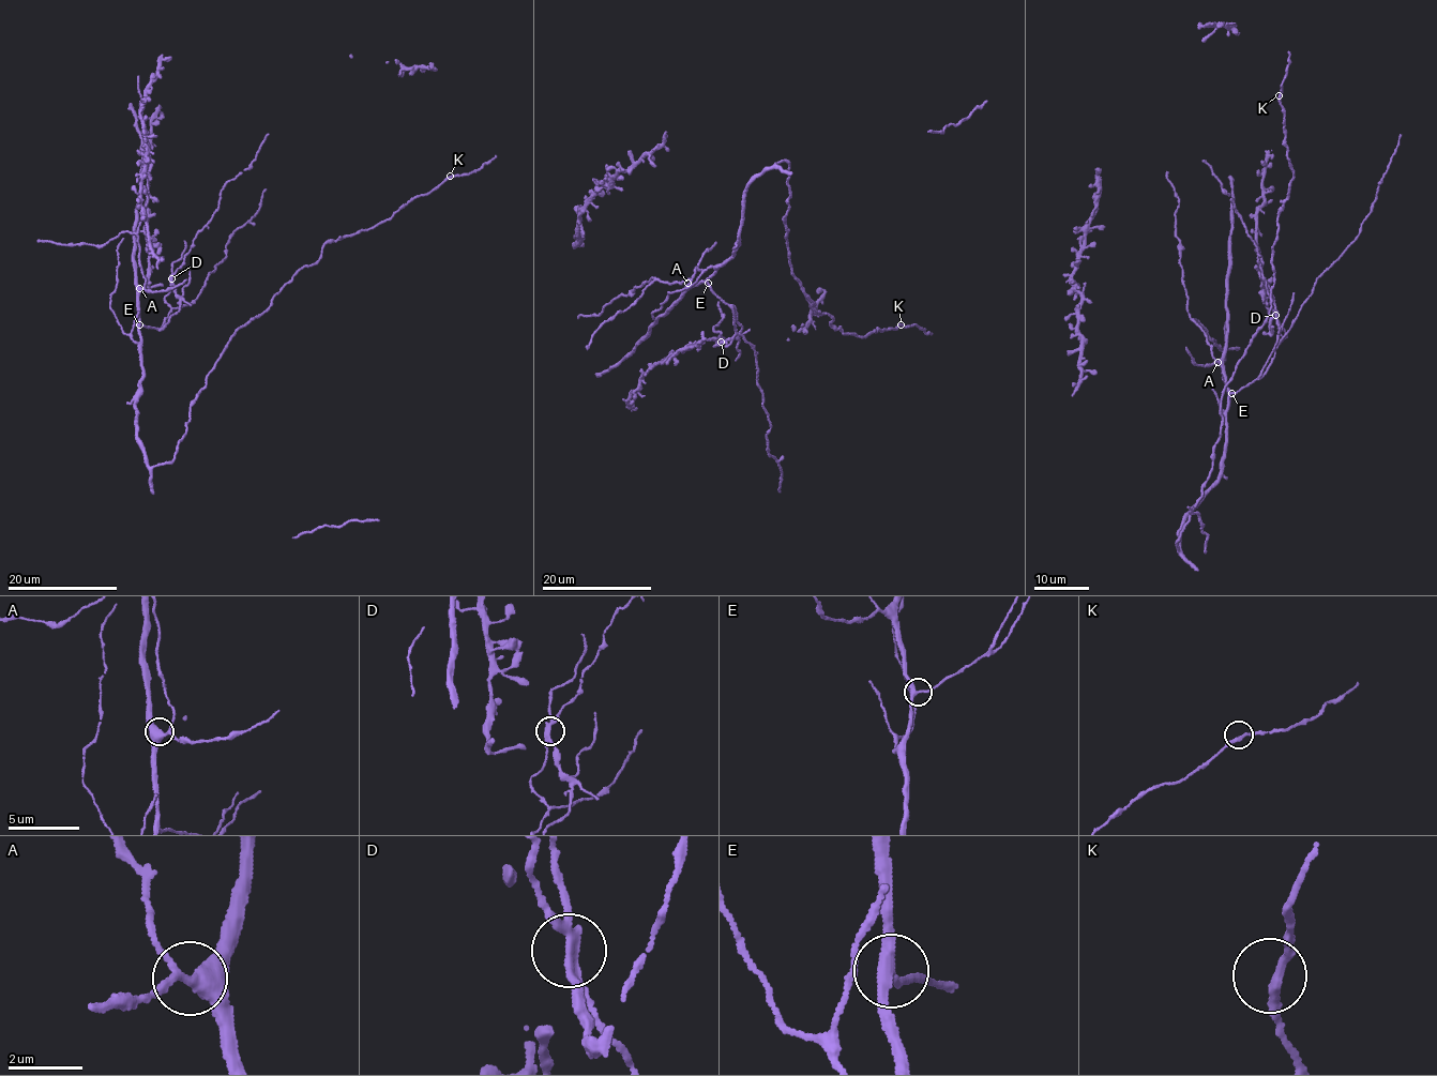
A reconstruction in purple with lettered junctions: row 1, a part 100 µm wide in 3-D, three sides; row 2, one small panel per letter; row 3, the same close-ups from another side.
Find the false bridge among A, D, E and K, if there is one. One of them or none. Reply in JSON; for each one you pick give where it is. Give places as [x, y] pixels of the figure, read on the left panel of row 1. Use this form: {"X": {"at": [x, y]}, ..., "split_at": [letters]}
{"D": {"at": [171, 278]}, "split_at": ["D"]}

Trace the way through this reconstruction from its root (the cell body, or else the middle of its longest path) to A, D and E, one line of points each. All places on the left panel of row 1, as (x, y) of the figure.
A: (137, 425), (134, 405), (142, 372), (138, 333), (139, 288)
D: (137, 425), (134, 405), (142, 372), (138, 327), (161, 329), (179, 309), (180, 298), (171, 278)
E: (137, 425), (134, 405), (142, 372), (139, 324)

